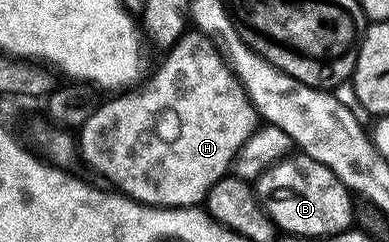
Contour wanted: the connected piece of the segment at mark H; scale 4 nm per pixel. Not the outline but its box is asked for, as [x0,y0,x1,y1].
[78,30,261,207]

